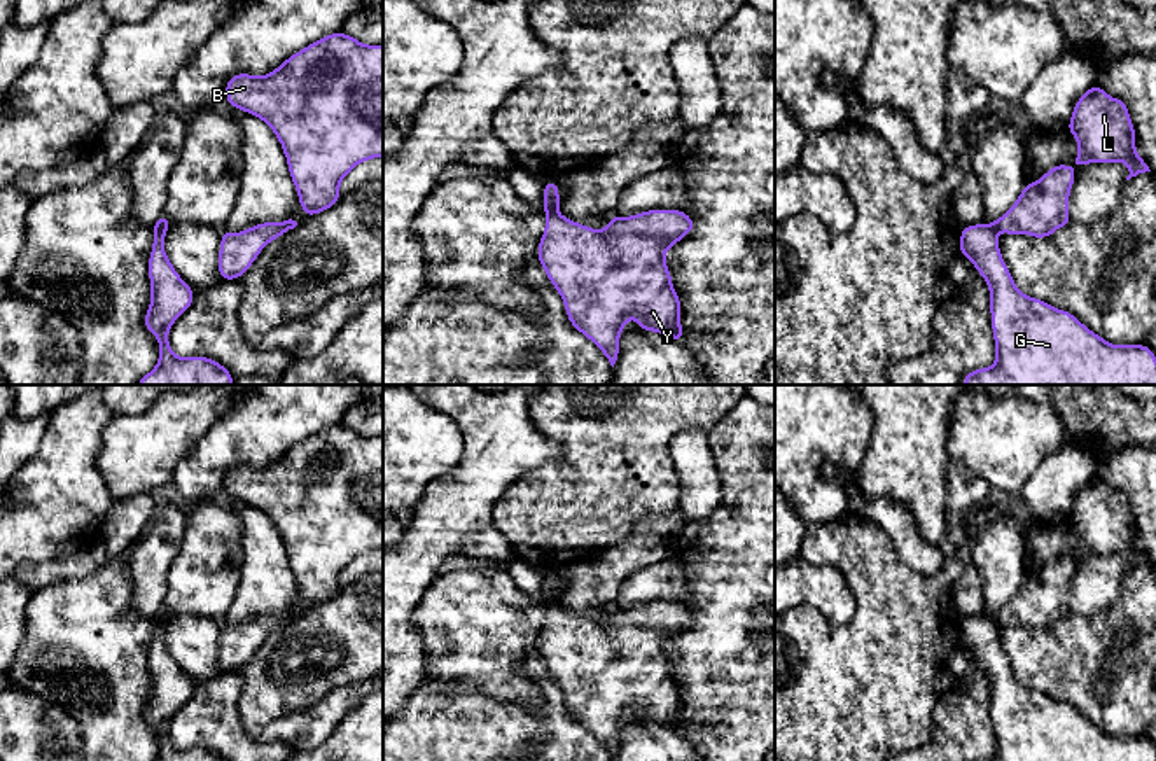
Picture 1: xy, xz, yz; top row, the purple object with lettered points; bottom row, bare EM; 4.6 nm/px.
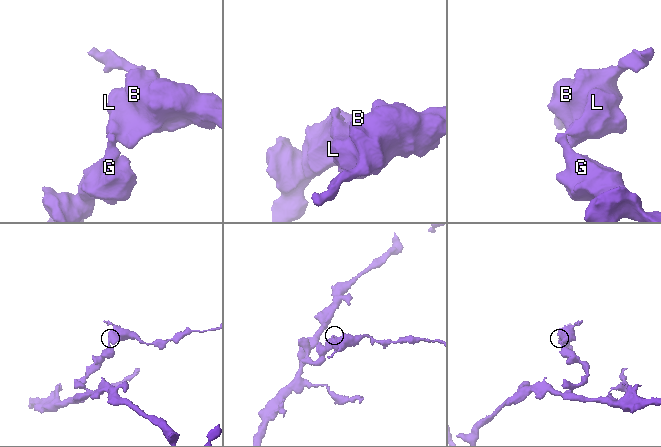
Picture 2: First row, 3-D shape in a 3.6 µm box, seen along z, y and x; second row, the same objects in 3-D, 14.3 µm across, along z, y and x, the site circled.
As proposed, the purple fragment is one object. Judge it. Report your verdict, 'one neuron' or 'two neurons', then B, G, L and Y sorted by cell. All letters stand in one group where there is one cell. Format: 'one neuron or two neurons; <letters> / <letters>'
two neurons; B L Y / G

